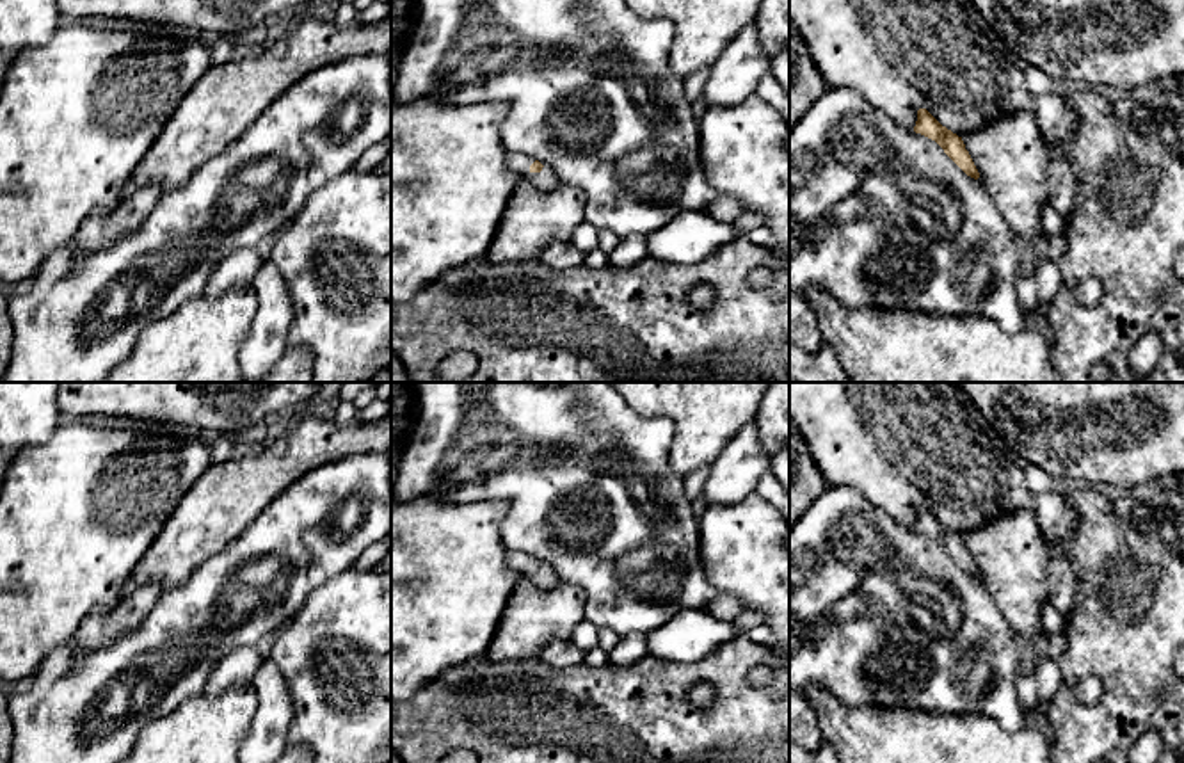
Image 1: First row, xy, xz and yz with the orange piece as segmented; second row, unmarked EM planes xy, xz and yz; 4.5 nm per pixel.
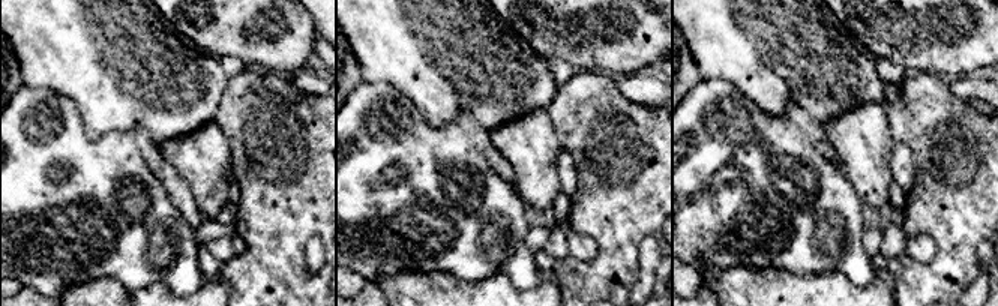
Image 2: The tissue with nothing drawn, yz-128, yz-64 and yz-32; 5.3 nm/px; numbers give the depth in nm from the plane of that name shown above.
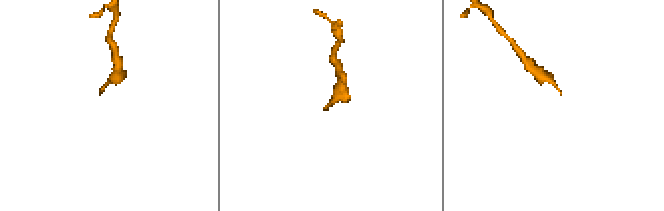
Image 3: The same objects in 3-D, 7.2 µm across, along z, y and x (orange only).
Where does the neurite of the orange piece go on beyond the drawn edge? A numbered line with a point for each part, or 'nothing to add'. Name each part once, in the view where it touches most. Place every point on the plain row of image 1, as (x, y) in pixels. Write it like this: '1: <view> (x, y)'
1: xz (546, 578)

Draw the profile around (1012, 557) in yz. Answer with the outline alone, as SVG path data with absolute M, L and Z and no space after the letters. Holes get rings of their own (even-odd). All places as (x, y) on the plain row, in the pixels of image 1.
M1033 510L1003 514L962 539L1013 633L1024 639L1042 633L1051 553Z

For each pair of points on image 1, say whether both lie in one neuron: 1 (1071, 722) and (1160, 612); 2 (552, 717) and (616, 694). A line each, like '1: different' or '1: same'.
1: same
2: same

